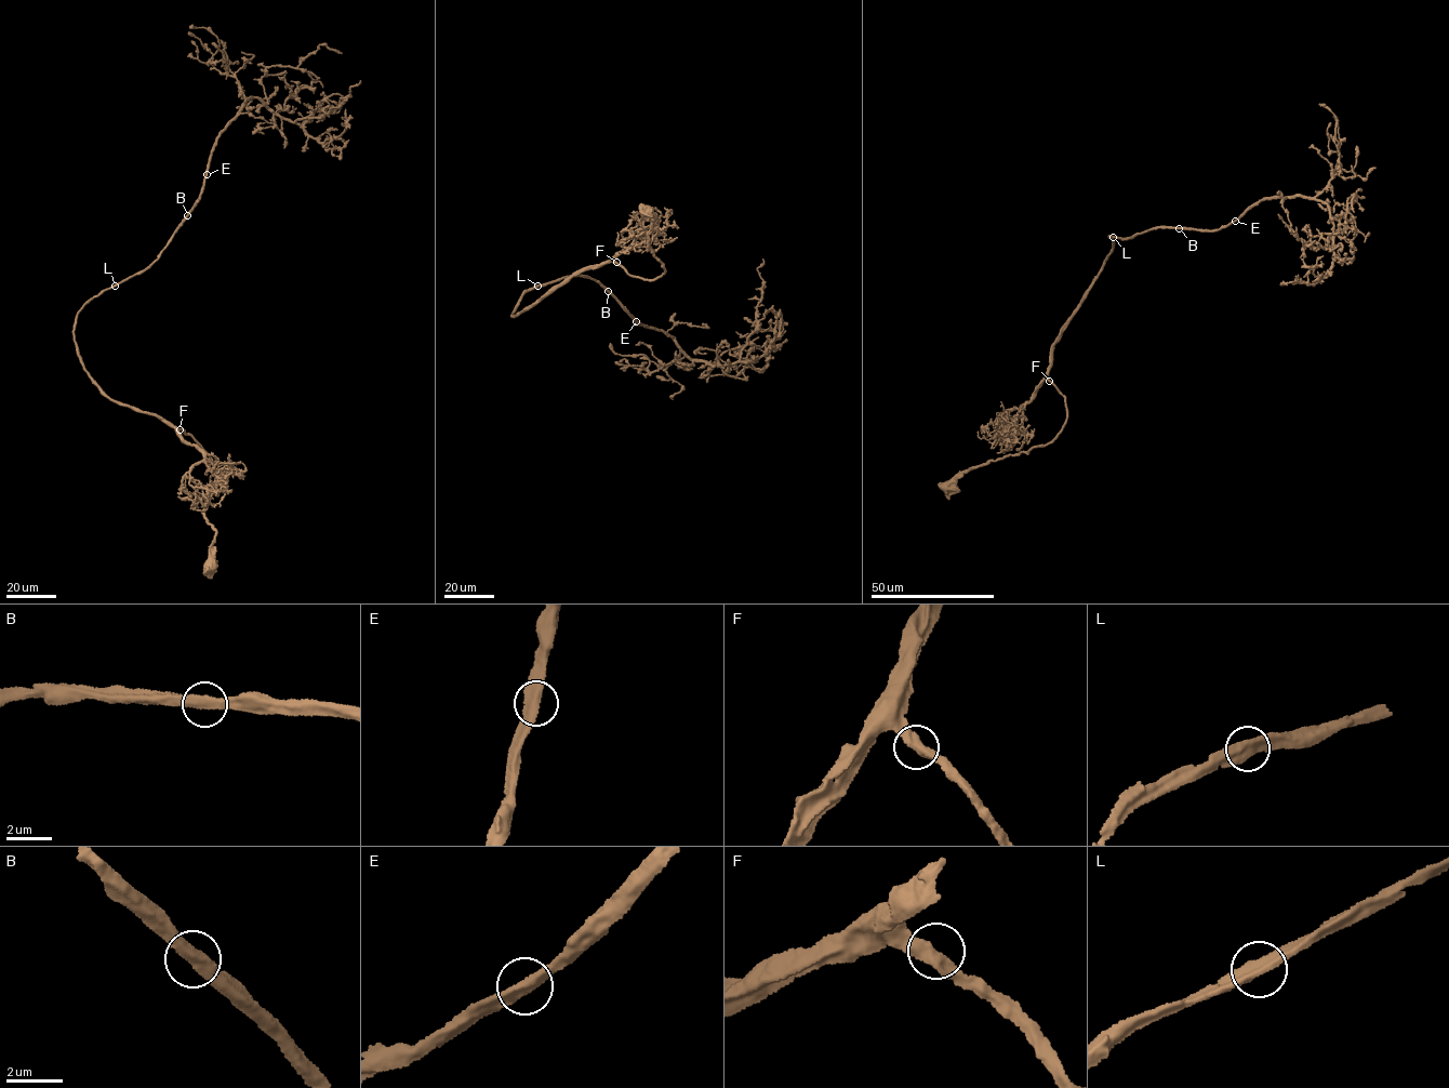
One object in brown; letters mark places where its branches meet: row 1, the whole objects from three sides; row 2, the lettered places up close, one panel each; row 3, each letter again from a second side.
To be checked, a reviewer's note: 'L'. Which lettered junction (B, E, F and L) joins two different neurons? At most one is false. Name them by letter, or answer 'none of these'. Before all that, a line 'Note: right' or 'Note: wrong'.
Note: wrong
none of these

